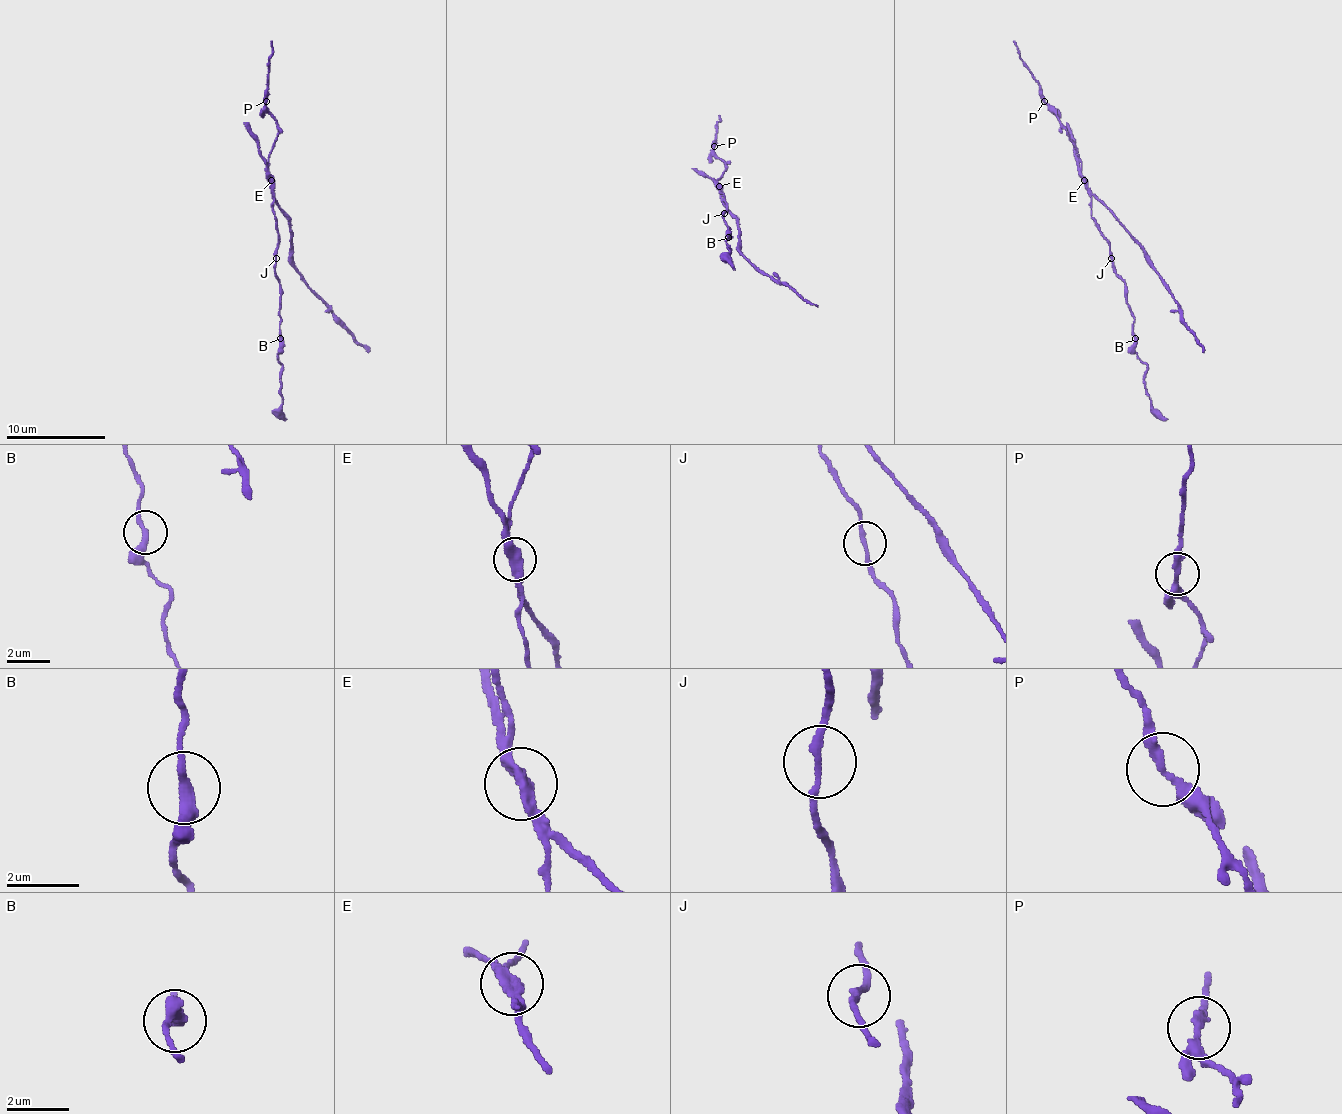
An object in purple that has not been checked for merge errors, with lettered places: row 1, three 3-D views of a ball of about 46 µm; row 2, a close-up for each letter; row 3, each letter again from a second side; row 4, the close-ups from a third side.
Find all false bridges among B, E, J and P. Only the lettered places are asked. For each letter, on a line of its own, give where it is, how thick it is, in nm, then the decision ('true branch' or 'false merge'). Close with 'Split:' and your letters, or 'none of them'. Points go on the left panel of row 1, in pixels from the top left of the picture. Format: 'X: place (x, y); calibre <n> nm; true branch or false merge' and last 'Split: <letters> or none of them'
B: place (280, 338); calibre 280 nm; true branch
E: place (271, 180); calibre 360 nm; false merge
J: place (276, 258); calibre 190 nm; true branch
P: place (266, 101); calibre 260 nm; false merge
Split: E, P

